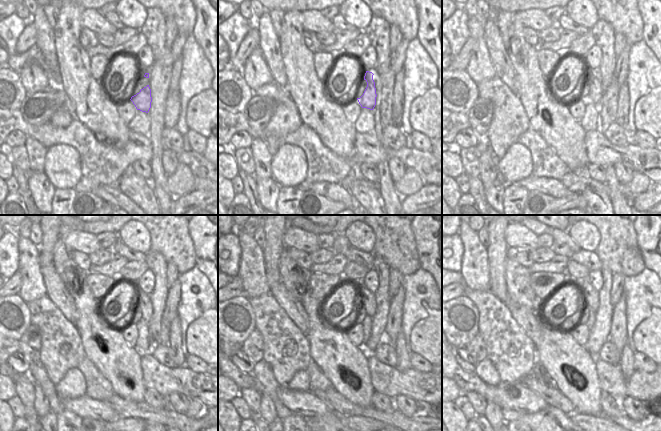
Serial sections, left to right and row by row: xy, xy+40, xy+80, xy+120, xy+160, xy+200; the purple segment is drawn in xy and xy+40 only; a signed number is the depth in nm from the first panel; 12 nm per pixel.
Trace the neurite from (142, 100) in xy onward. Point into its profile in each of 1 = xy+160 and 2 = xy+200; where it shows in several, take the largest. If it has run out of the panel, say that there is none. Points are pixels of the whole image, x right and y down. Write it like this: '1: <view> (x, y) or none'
1: xy+160 (368, 302)
2: xy+200 (590, 295)

